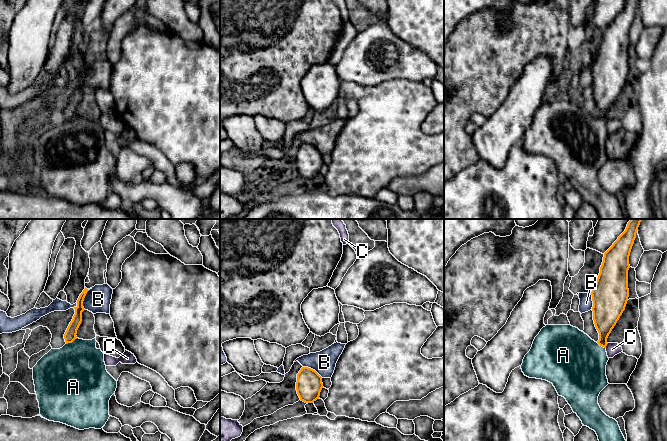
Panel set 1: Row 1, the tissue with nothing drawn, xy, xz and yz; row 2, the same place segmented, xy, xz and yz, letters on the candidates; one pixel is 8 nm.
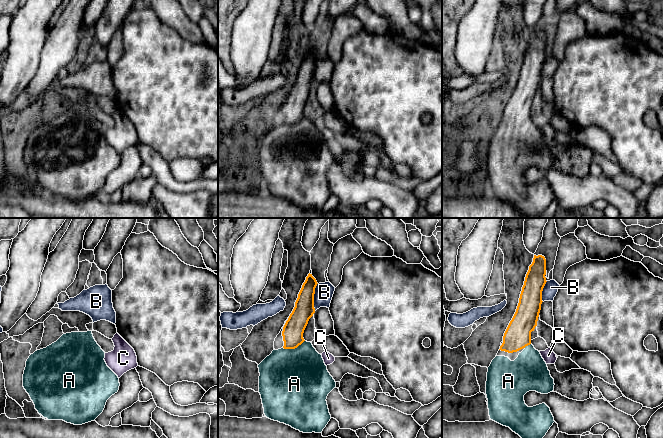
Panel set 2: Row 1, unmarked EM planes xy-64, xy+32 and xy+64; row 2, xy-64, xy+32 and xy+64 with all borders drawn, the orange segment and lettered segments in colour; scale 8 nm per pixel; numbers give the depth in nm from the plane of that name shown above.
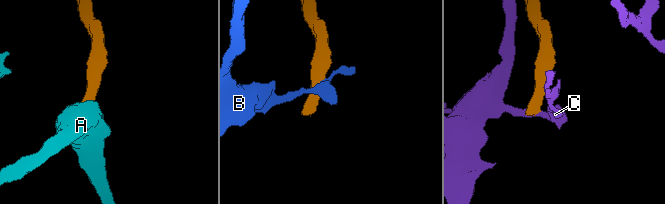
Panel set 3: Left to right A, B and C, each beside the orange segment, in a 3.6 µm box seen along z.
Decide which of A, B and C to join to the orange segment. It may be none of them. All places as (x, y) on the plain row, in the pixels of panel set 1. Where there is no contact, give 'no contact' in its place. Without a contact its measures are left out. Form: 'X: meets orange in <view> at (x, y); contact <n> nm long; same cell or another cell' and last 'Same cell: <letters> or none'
A: meets orange in xy at (71, 118); contact 110 nm long; same cell
B: meets orange in xy at (83, 76); contact 170 nm long; another cell
C: meets orange in yz at (606, 121); contact 50 nm long; another cell
Same cell: A

